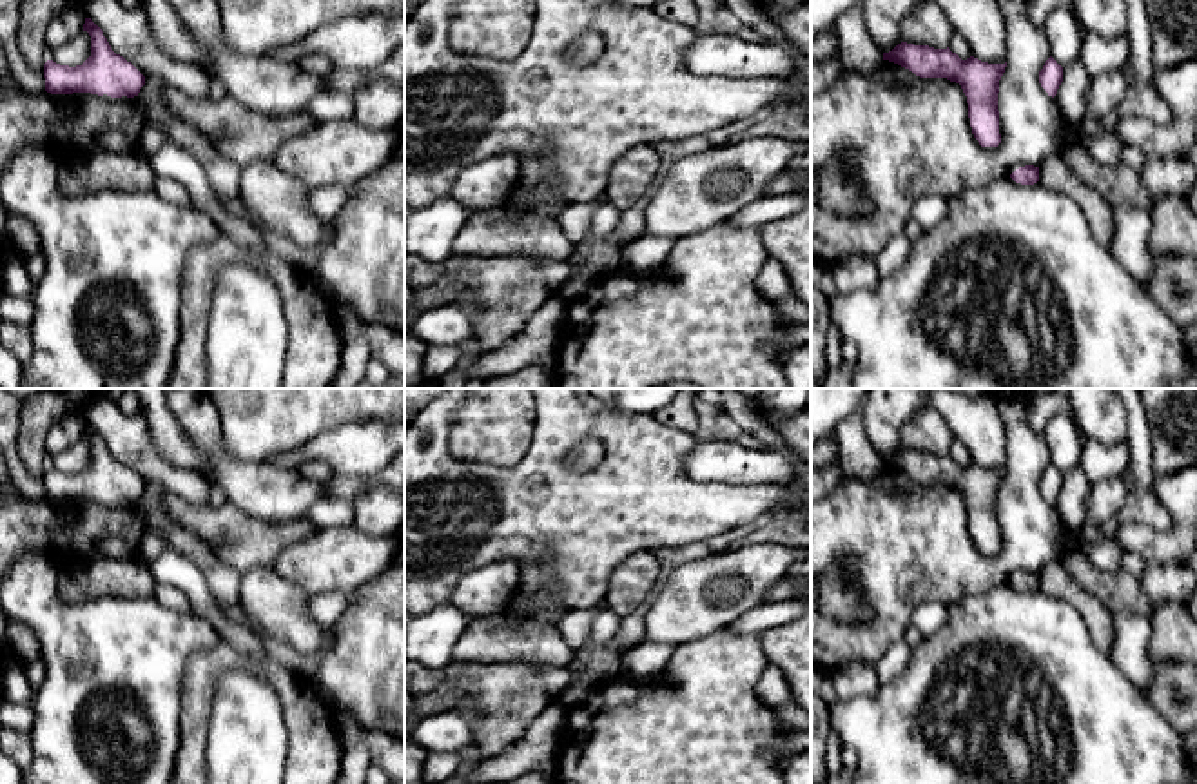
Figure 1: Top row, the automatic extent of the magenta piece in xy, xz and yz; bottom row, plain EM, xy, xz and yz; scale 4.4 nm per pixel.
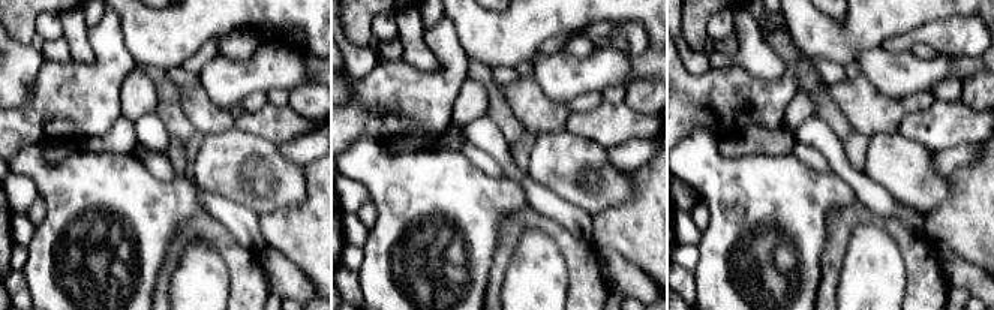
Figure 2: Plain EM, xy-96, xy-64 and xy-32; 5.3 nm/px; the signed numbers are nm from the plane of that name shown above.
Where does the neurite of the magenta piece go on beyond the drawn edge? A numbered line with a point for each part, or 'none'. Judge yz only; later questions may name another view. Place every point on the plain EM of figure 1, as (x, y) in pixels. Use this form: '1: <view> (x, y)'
none

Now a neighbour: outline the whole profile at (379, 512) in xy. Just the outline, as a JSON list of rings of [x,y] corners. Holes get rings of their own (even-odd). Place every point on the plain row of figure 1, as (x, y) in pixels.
[[[386,485],[366,488],[352,505],[354,526],[368,537],[395,537],[404,524],[404,495]]]

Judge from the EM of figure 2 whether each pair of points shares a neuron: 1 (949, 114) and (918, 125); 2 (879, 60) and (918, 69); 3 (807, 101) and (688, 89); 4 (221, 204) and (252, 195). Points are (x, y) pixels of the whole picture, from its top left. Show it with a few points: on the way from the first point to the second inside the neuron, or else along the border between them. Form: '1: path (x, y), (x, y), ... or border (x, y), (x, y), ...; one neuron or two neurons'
1: path (942, 122), (939, 125), (925, 125); one neuron
2: path (888, 69), (891, 72), (909, 72); one neuron
3: border (796, 93), (786, 110), (783, 126); two neurons
4: border (200, 187), (242, 204), (258, 216); two neurons

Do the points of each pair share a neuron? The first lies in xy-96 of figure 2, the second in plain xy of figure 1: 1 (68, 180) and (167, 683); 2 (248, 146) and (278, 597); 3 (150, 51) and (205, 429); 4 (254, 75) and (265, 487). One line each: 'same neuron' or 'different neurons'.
1: same neuron
2: same neuron
3: different neurons
4: same neuron

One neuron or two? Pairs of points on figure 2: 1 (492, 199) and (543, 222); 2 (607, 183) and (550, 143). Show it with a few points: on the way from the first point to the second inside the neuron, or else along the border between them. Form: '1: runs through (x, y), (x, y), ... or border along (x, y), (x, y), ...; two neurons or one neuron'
1: border along (529, 207), (514, 211), (504, 222), (498, 241); two neurons
2: runs through (601, 166), (586, 152), (567, 150); one neuron

